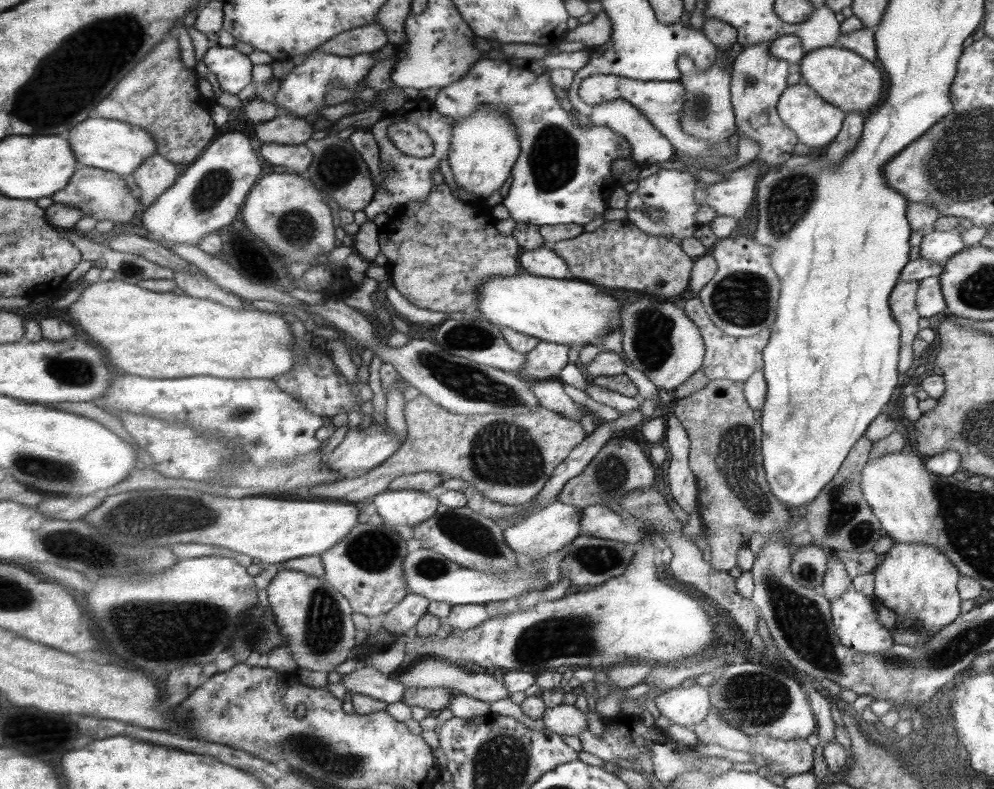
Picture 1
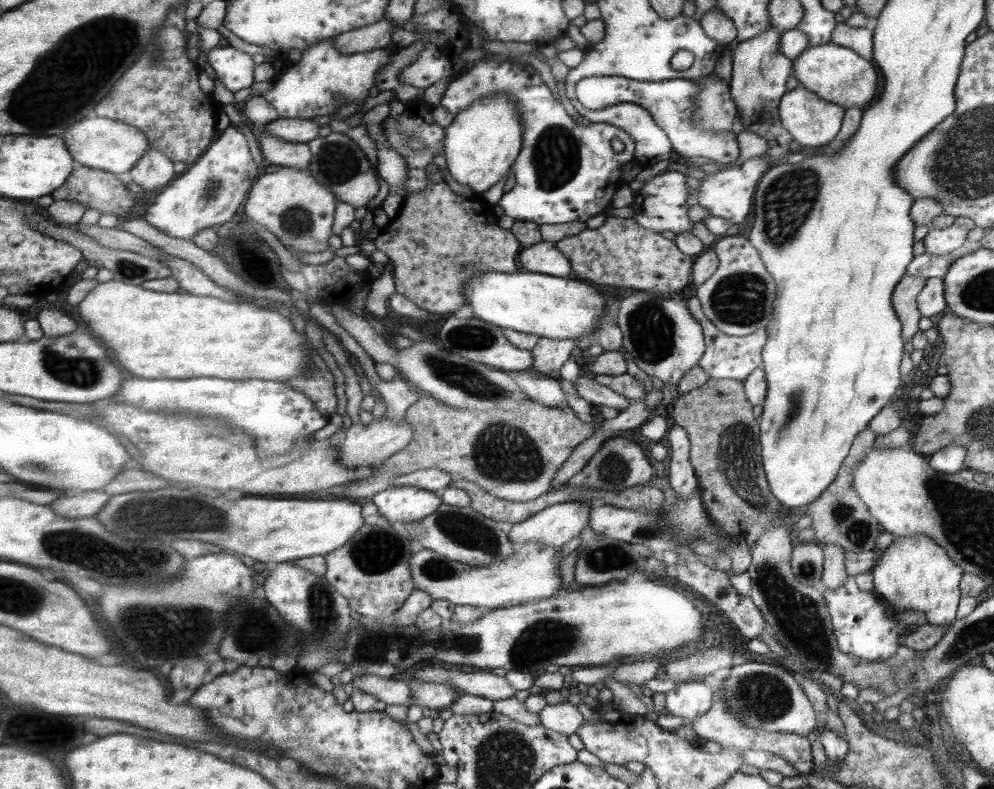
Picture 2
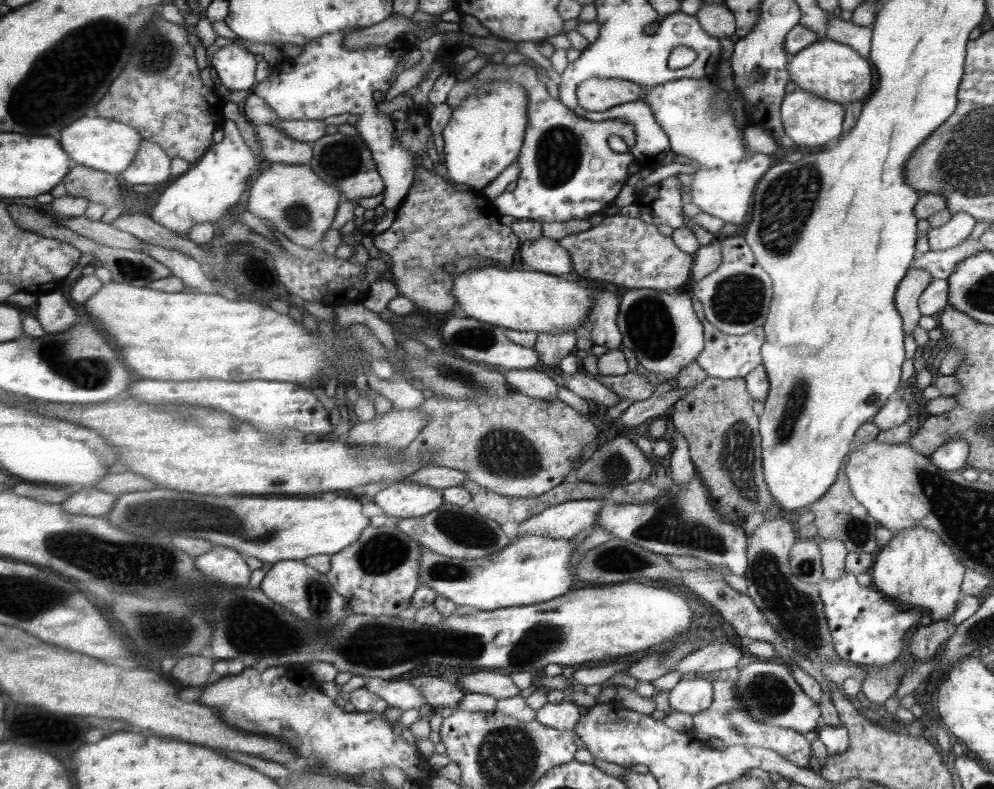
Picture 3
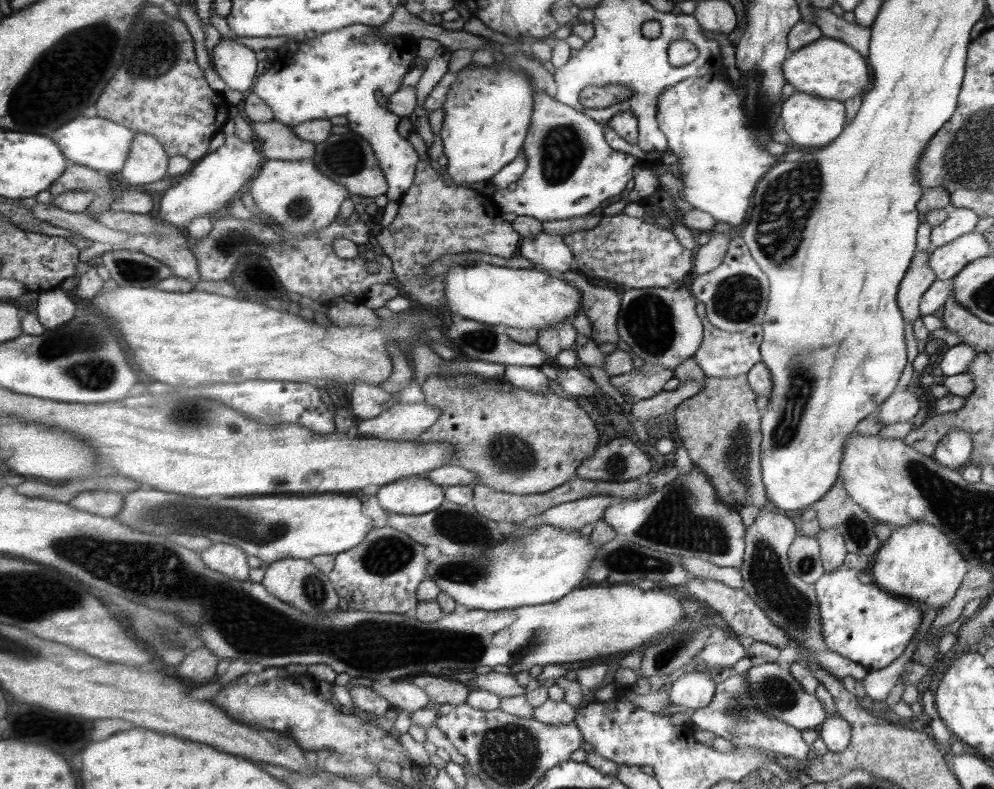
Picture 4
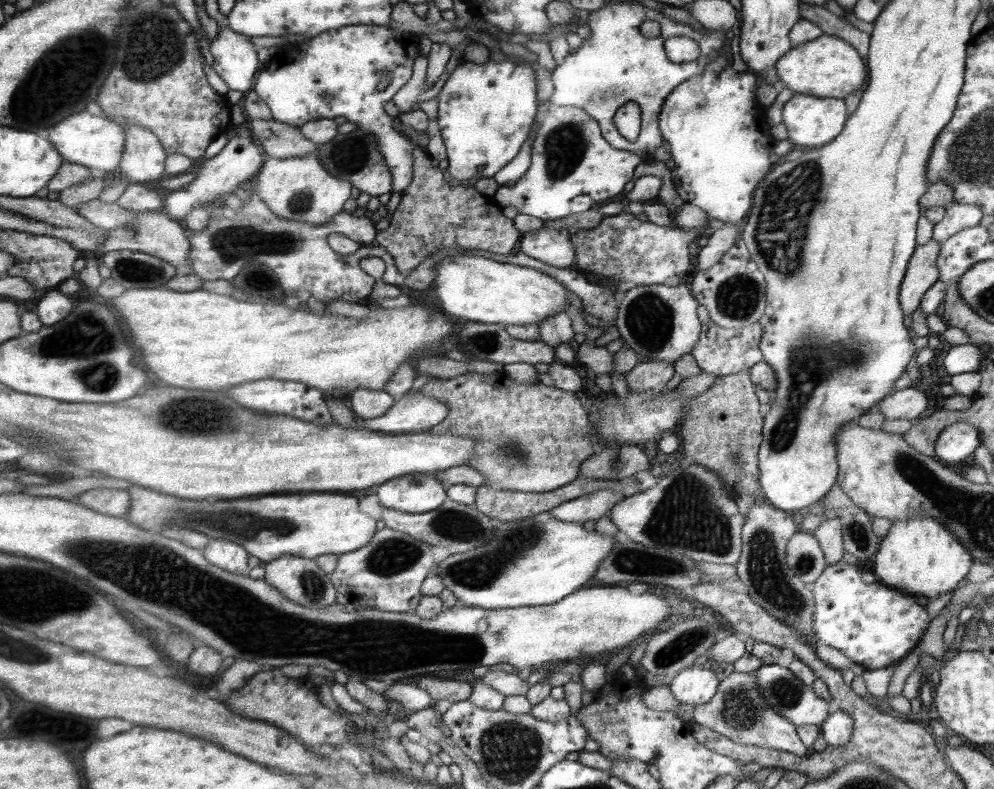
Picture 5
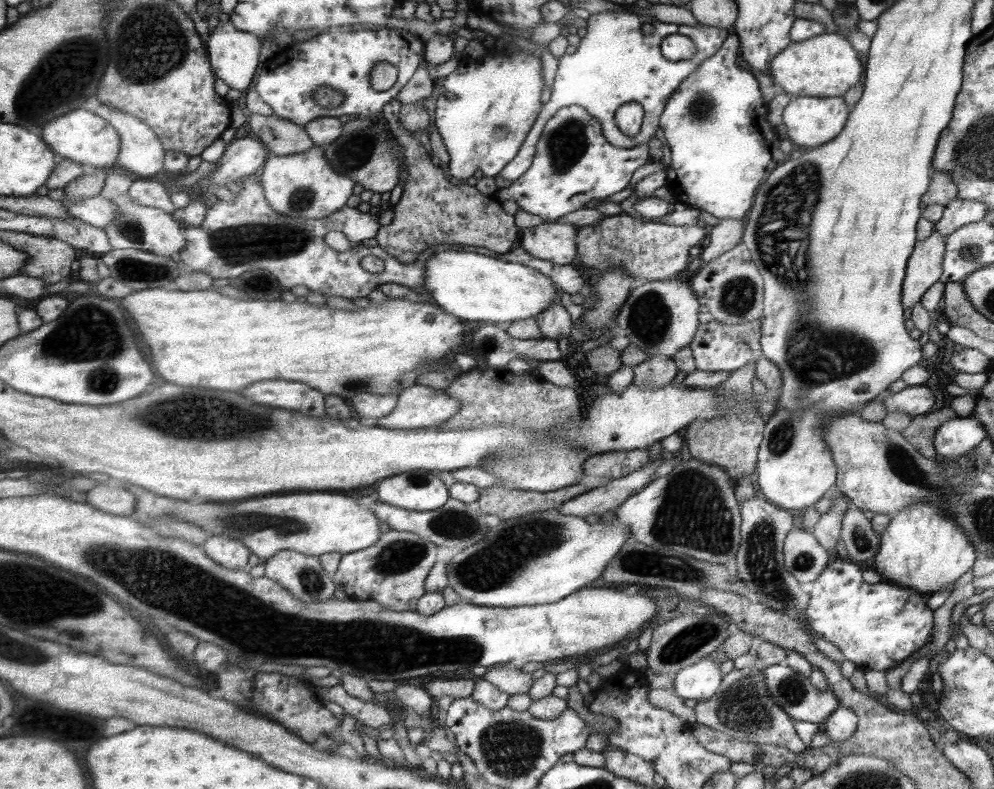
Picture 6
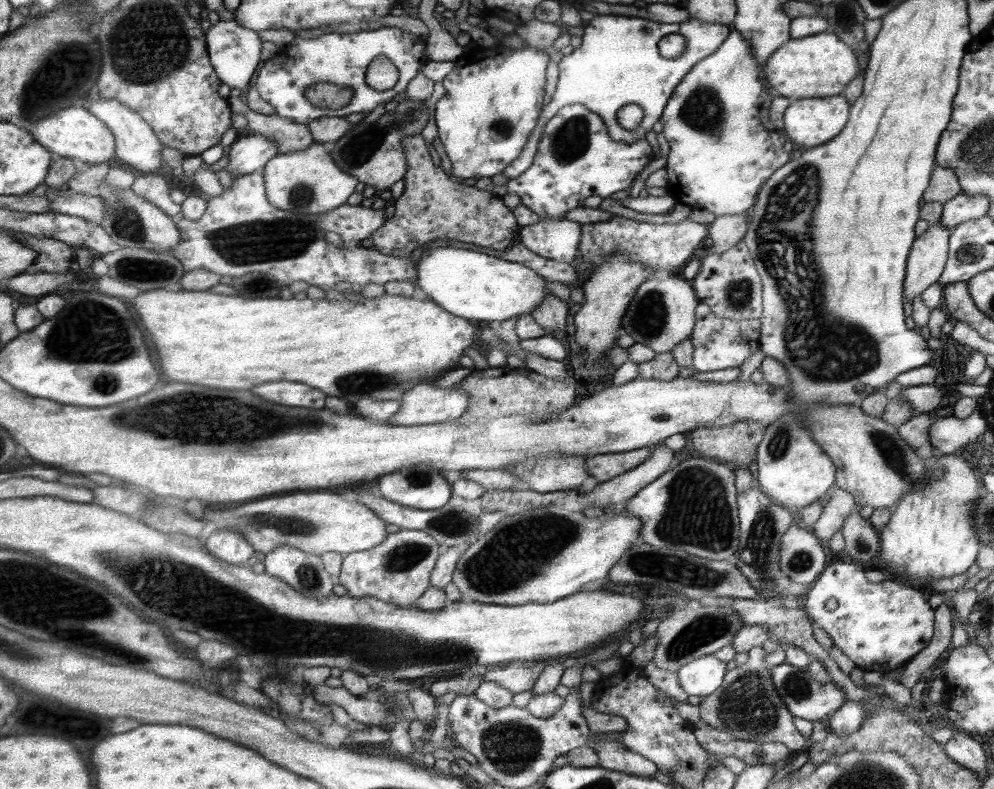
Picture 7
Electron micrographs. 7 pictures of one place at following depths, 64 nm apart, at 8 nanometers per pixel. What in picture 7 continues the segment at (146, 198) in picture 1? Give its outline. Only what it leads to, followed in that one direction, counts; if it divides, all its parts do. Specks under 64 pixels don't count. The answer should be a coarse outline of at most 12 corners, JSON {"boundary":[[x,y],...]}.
{"boundary":[[118,99],[87,107],[118,138],[117,157],[156,172],[163,144],[137,111]]}

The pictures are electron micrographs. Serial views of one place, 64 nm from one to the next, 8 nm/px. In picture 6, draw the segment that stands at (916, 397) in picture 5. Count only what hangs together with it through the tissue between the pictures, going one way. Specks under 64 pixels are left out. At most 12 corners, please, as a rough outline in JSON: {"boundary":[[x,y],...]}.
{"boundary":[[926,384],[884,396],[887,413],[922,417],[936,404]]}

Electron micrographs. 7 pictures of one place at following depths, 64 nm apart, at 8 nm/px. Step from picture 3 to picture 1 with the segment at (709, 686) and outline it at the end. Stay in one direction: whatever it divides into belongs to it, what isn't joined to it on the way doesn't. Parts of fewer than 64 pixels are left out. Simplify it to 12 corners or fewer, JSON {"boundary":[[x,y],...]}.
{"boundary":[[696,683],[654,693],[662,716],[687,728],[712,712]]}

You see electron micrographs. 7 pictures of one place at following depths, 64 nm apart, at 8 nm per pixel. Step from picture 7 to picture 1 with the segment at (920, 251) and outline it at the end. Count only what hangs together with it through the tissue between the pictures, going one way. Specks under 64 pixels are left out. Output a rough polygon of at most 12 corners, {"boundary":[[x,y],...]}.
{"boundary":[[899,281],[890,294],[902,327],[902,373],[912,366],[920,330],[919,282]]}

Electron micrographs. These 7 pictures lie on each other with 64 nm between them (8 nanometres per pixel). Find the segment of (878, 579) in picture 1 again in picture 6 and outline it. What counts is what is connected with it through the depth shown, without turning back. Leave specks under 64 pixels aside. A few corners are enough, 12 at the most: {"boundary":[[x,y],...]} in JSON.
{"boundary":[[916,501],[891,517],[882,580],[934,594],[973,568],[952,515]]}

